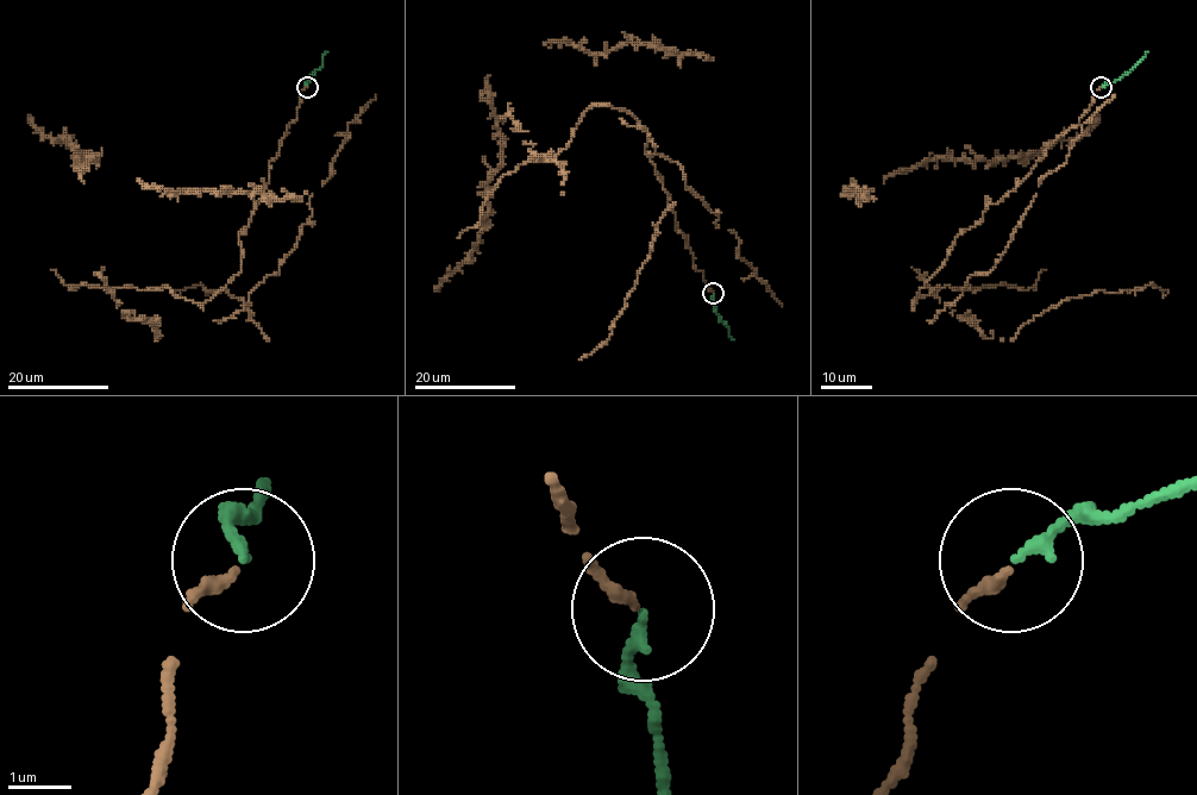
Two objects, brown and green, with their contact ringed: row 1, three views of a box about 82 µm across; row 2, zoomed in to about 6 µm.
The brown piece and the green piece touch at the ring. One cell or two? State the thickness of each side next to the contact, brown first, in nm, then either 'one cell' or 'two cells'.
calibres 170 and 180 nm; one cell

